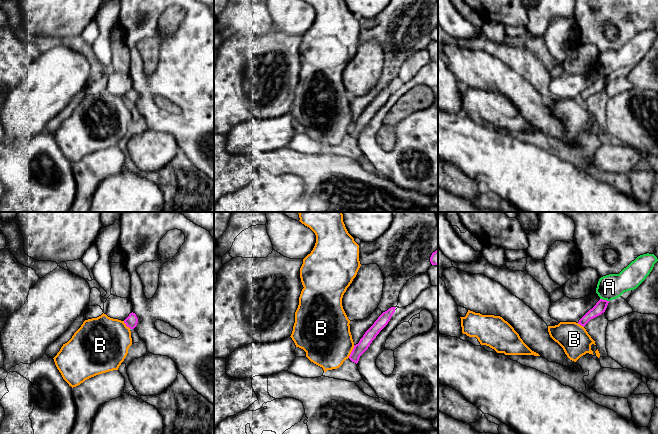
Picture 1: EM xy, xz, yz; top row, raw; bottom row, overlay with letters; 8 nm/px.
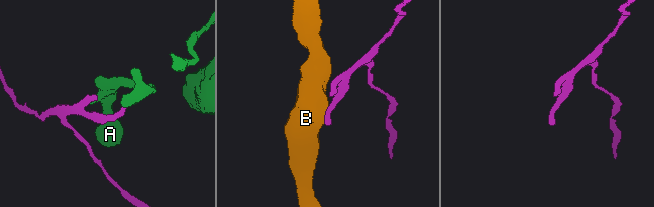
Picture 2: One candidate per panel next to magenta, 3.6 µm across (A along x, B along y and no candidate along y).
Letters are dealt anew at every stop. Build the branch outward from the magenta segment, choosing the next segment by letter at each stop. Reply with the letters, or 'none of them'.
none of them

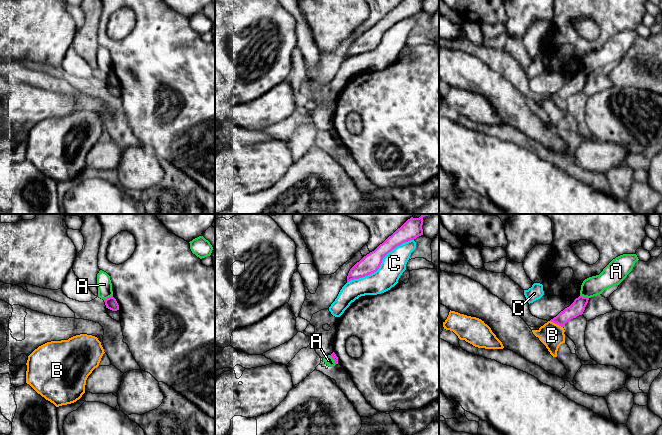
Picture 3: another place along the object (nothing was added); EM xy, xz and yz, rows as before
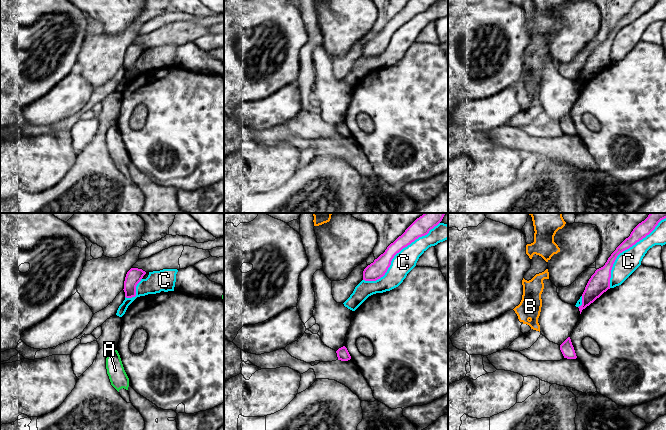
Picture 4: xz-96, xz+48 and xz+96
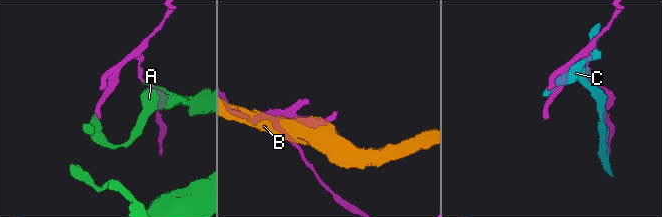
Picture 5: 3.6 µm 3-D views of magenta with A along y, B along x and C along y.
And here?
none of them

